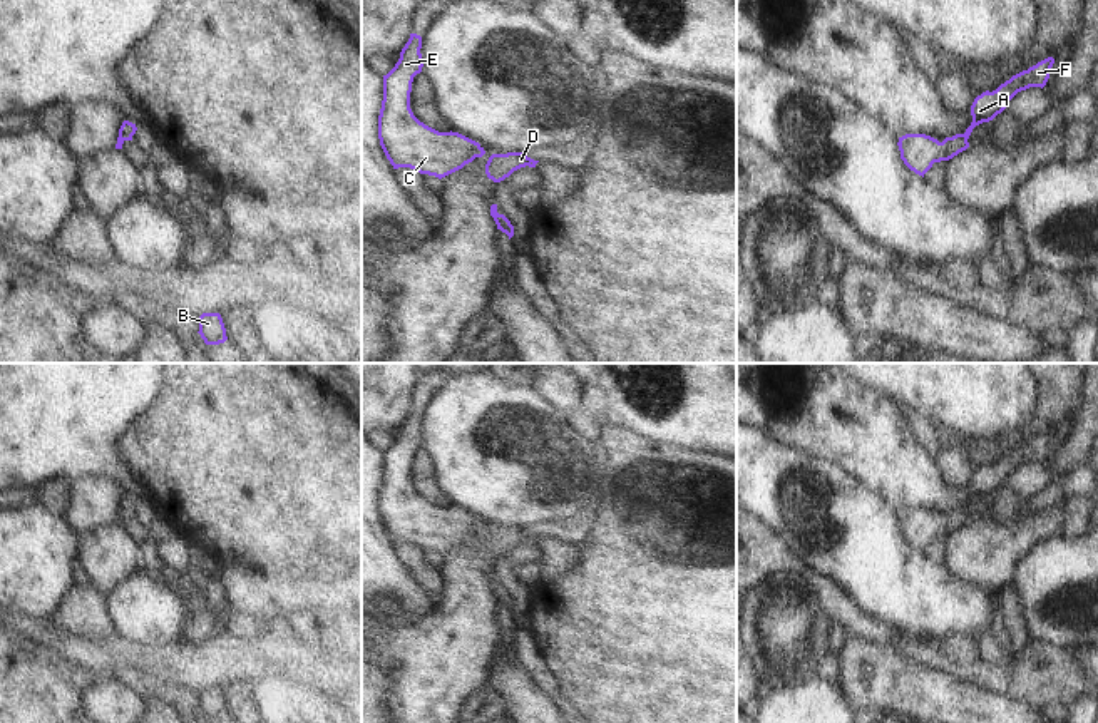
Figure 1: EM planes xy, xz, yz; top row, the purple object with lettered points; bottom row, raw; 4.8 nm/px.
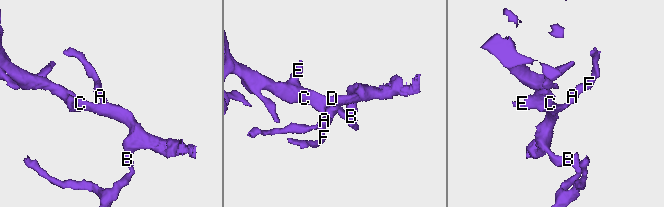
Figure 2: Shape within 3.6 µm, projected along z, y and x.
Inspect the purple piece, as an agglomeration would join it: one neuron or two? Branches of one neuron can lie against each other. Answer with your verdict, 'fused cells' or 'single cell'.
single cell

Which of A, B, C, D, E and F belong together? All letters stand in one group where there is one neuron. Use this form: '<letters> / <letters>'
A B C D E F

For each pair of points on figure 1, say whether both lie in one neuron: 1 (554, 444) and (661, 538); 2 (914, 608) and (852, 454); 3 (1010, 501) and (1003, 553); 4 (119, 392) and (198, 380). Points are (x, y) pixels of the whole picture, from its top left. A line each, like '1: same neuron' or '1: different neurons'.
1: different neurons
2: different neurons
3: different neurons
4: different neurons

